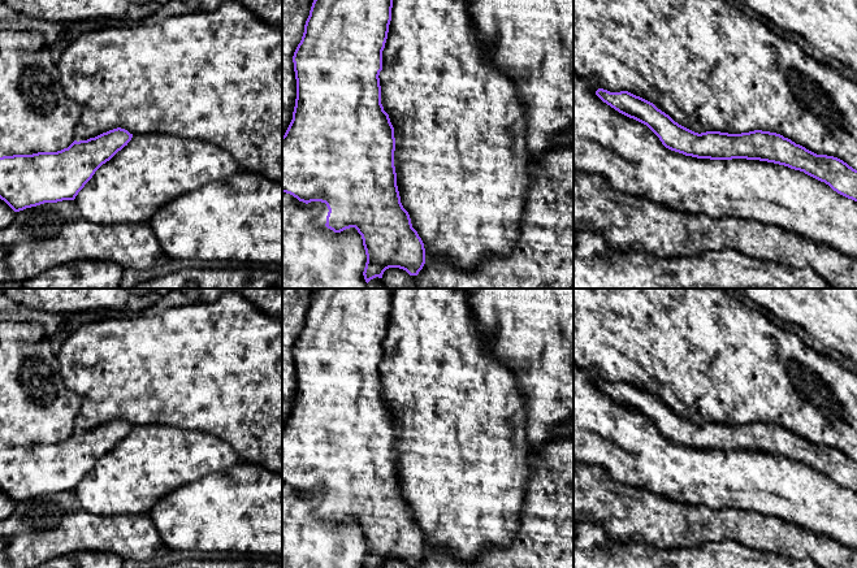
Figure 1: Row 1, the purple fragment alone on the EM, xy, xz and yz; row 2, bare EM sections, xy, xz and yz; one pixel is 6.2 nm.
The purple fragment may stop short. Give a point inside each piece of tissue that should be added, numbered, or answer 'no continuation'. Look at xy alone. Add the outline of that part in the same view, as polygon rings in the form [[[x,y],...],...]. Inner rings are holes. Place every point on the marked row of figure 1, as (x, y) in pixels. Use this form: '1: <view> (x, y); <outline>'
no continuation

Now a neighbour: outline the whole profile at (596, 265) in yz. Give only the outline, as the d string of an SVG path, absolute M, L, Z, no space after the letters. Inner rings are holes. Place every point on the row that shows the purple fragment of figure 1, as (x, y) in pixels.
M574 233L574 289L835 289L811 268L756 260L732 250L661 259L613 250L602 234Z

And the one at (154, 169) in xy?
M135 134L95 172L74 201L82 217L95 224L143 224L176 198L222 181L238 170L238 162L212 143L166 134Z

